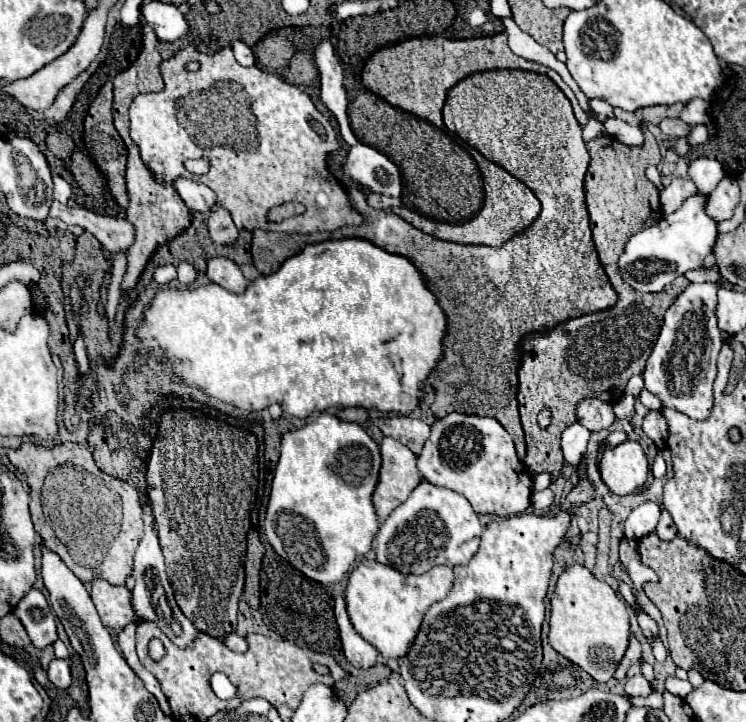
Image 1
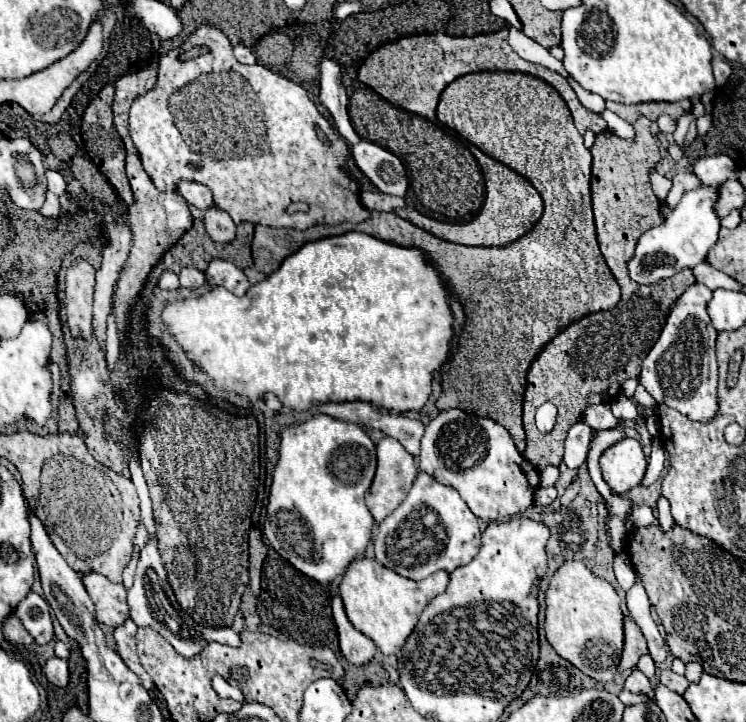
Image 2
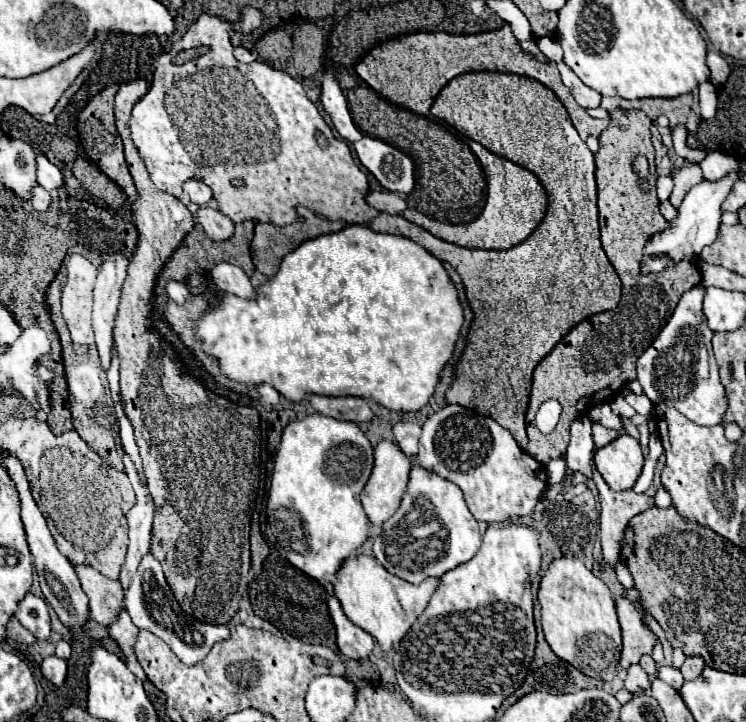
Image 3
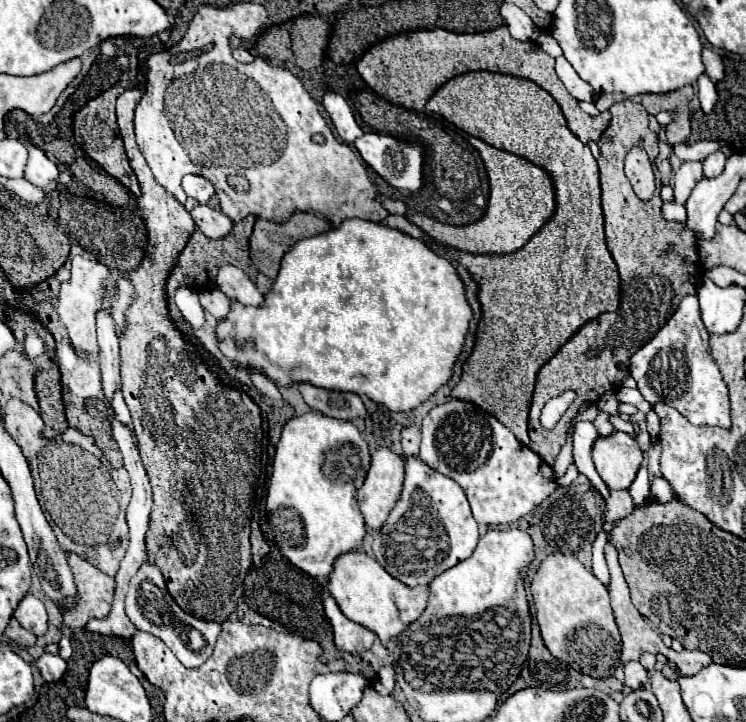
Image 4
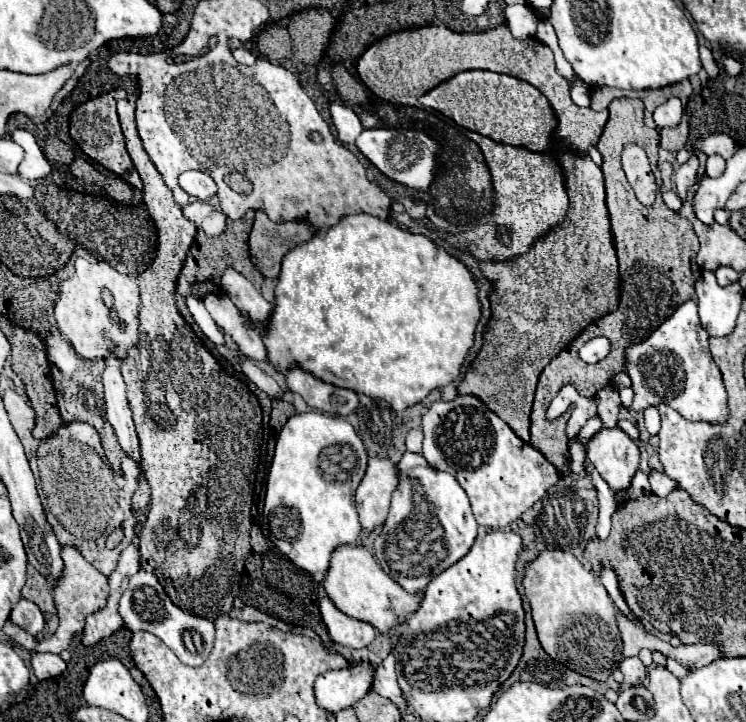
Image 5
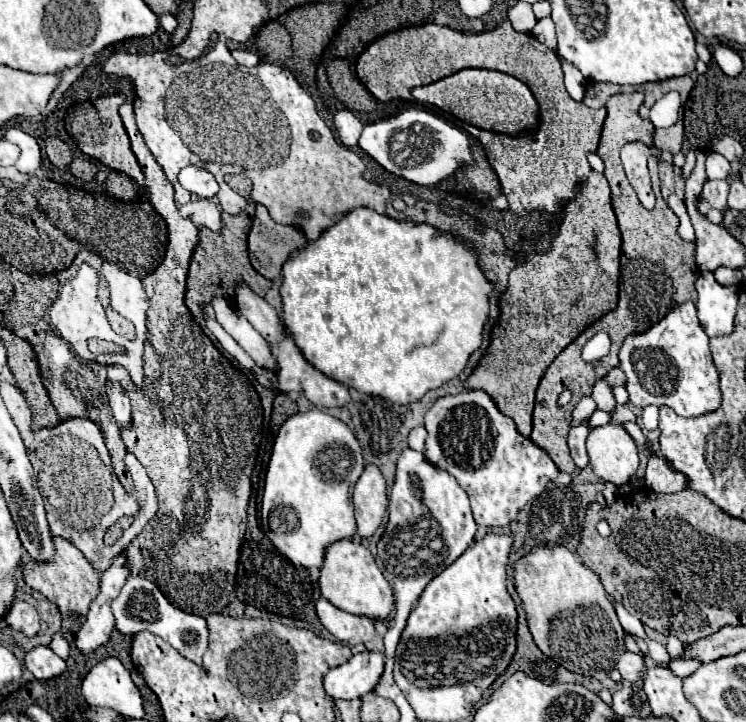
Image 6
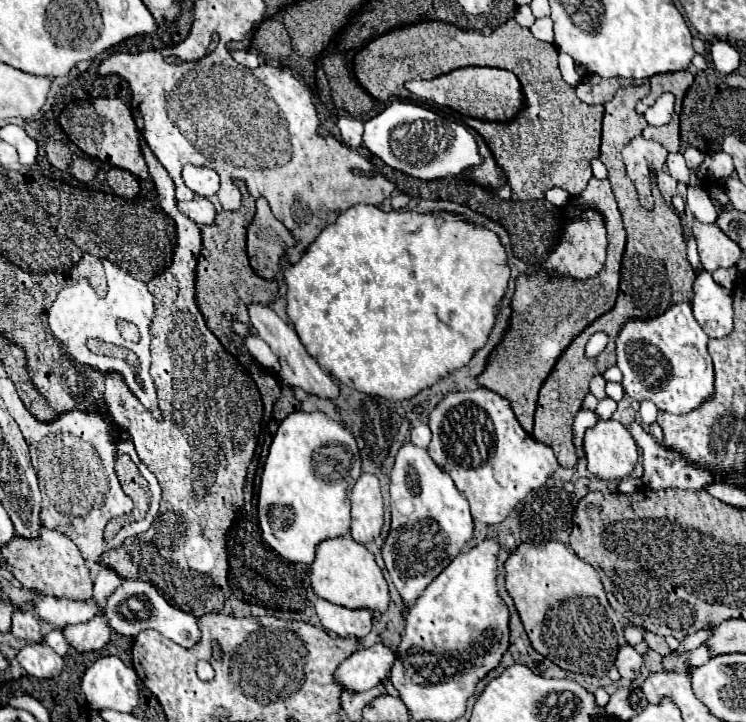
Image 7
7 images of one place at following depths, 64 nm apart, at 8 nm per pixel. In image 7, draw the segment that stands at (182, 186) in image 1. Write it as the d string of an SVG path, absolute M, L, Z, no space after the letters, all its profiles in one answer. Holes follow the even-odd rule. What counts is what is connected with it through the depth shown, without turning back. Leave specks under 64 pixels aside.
M188 164L184 166L182 170L182 178L186 182L186 186L196 192L198 196L204 196L204 198L210 198L218 192L220 188L220 178L218 174L212 170L212 168L206 168L206 166L194 166L194 164Z

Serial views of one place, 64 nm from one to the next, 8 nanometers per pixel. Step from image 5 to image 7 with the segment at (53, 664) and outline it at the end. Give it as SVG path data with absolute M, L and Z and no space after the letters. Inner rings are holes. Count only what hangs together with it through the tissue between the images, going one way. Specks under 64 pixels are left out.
M28 644L16 654L18 664L36 678L56 678L62 672L62 658L48 644Z

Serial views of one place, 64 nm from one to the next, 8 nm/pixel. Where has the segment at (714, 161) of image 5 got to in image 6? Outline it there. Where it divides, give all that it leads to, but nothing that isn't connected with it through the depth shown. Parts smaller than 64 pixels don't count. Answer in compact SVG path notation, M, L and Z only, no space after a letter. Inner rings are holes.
M710 152L706 156L706 174L710 180L722 180L722 176L730 174L730 162L716 152Z

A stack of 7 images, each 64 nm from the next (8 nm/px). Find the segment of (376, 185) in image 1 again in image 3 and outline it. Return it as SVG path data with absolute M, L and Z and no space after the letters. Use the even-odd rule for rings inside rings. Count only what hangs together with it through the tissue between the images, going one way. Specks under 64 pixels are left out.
M370 136L354 142L354 150L362 166L366 166L386 190L398 194L410 194L414 190L416 168L412 156L380 138Z

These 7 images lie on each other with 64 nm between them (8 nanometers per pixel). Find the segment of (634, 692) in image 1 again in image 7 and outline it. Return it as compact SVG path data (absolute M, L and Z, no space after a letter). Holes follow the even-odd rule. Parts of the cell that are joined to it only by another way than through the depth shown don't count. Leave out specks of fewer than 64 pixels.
M630 644L622 646L618 652L618 658L616 658L616 668L618 668L620 676L634 680L640 672L640 666L642 666L642 656Z

